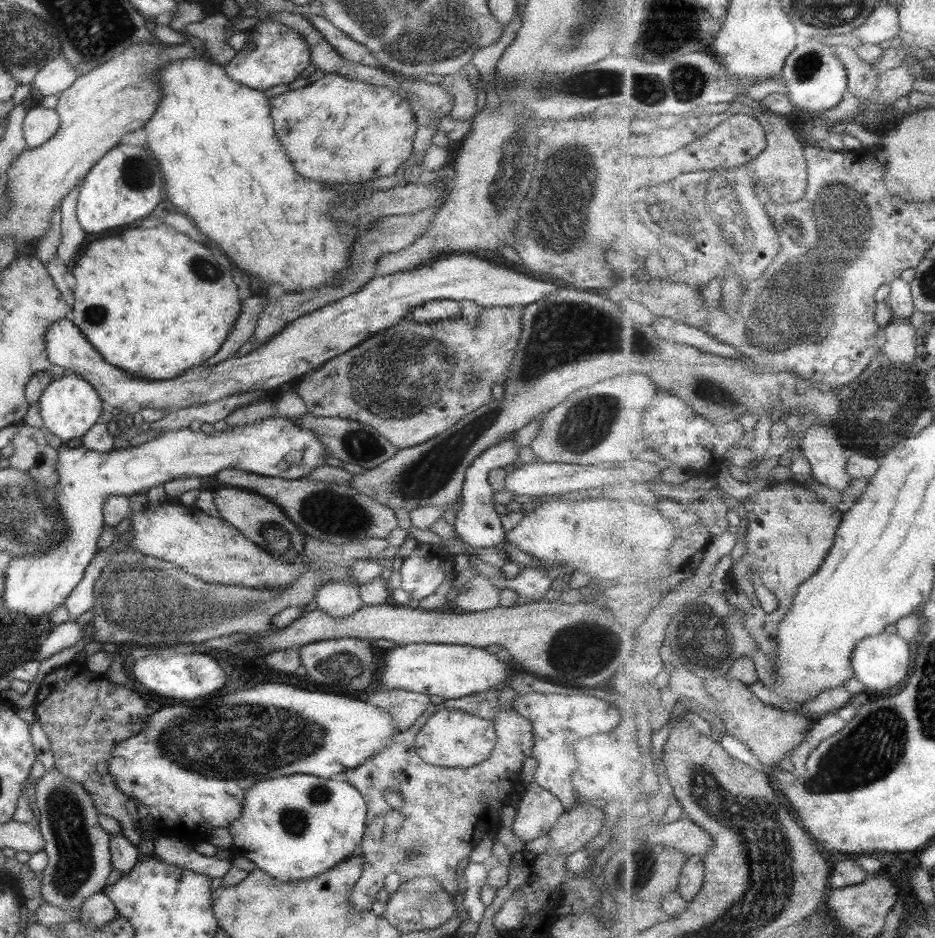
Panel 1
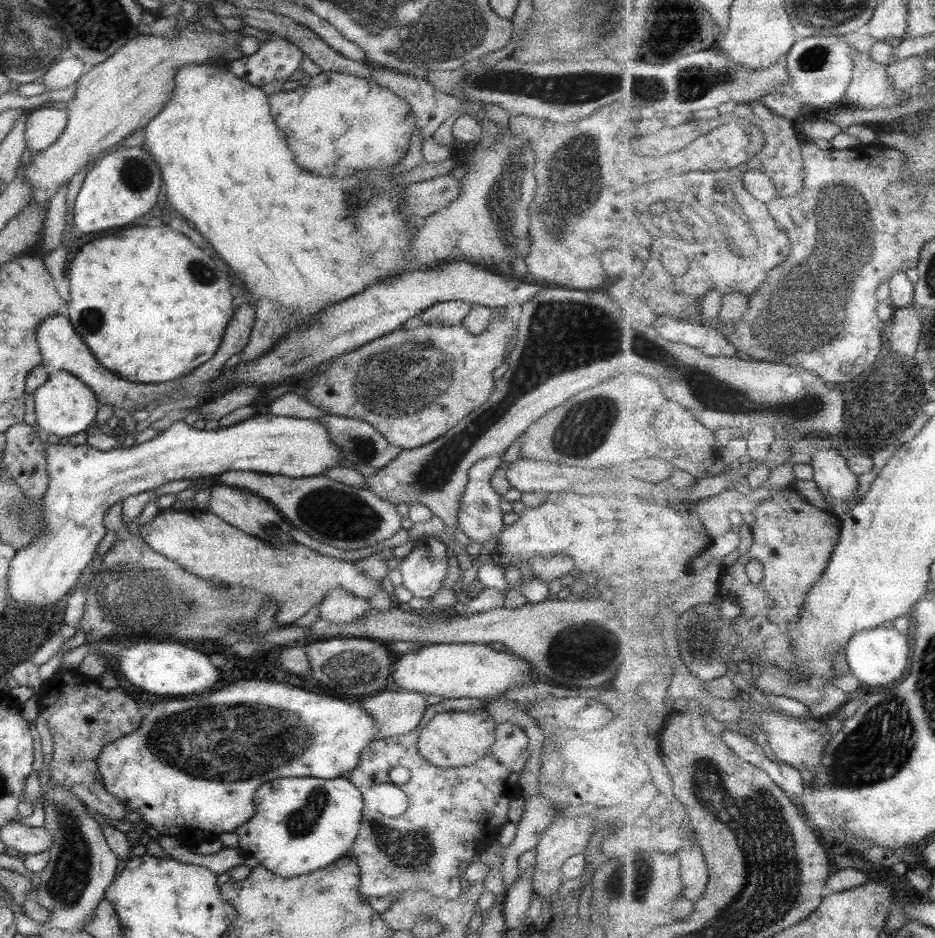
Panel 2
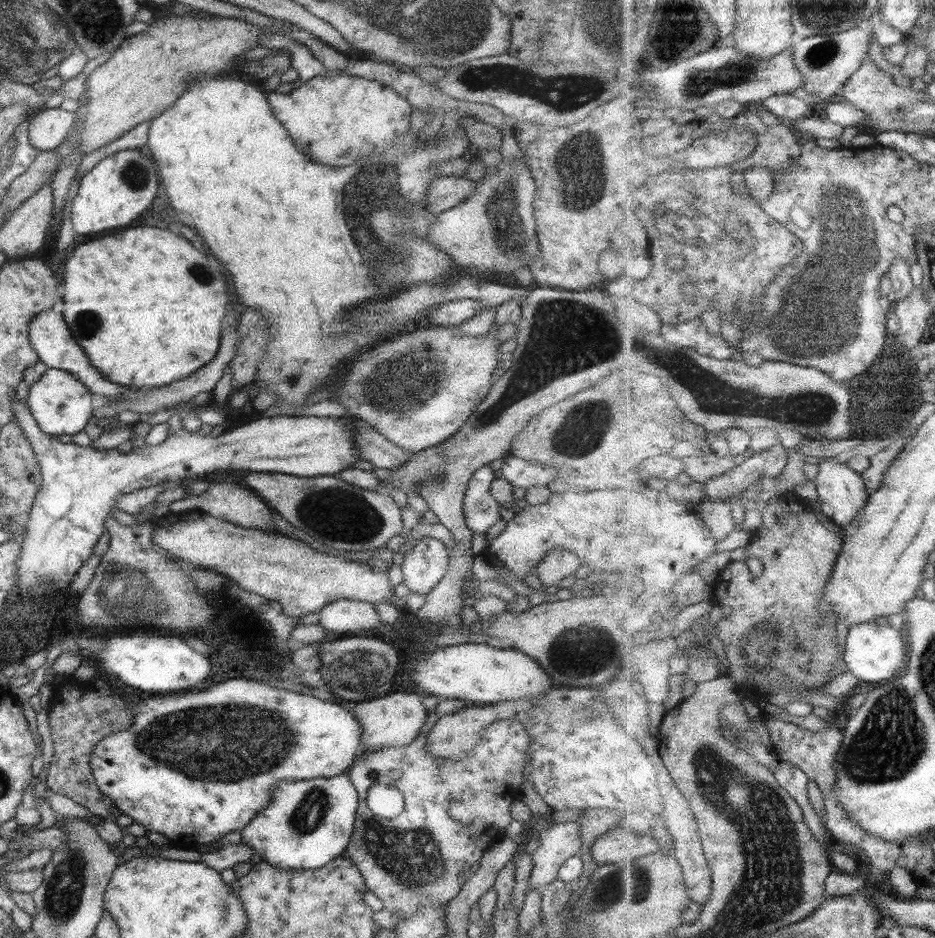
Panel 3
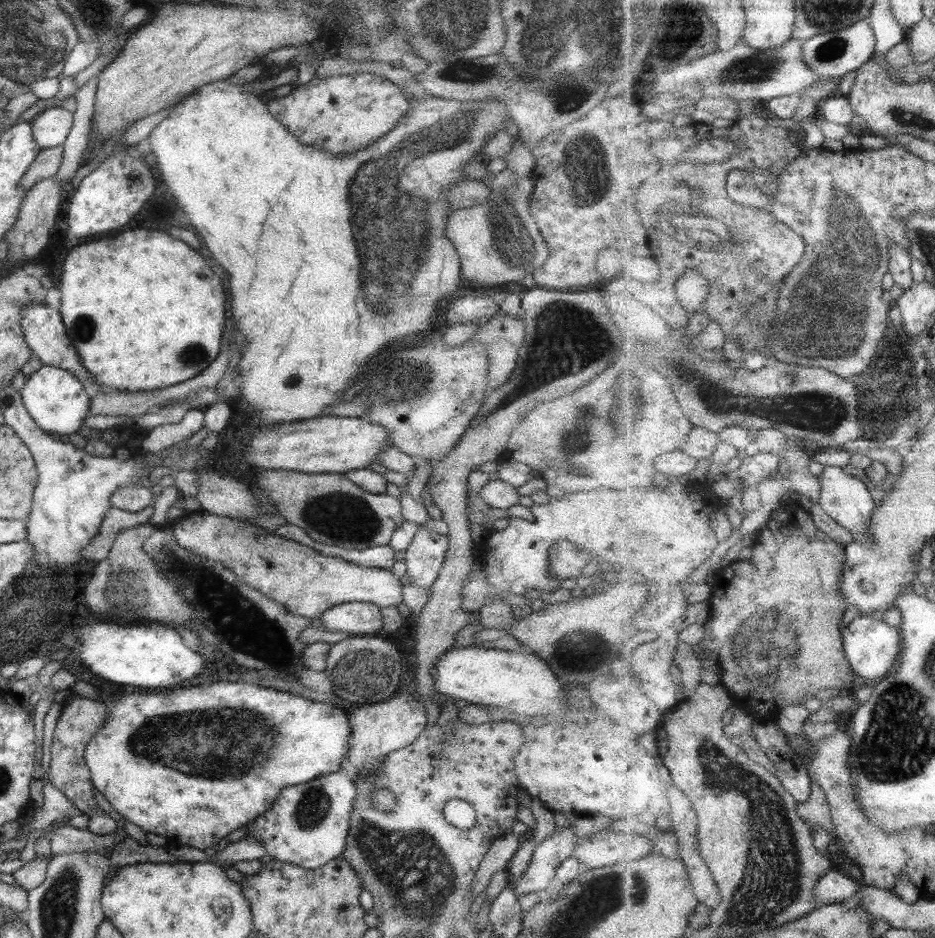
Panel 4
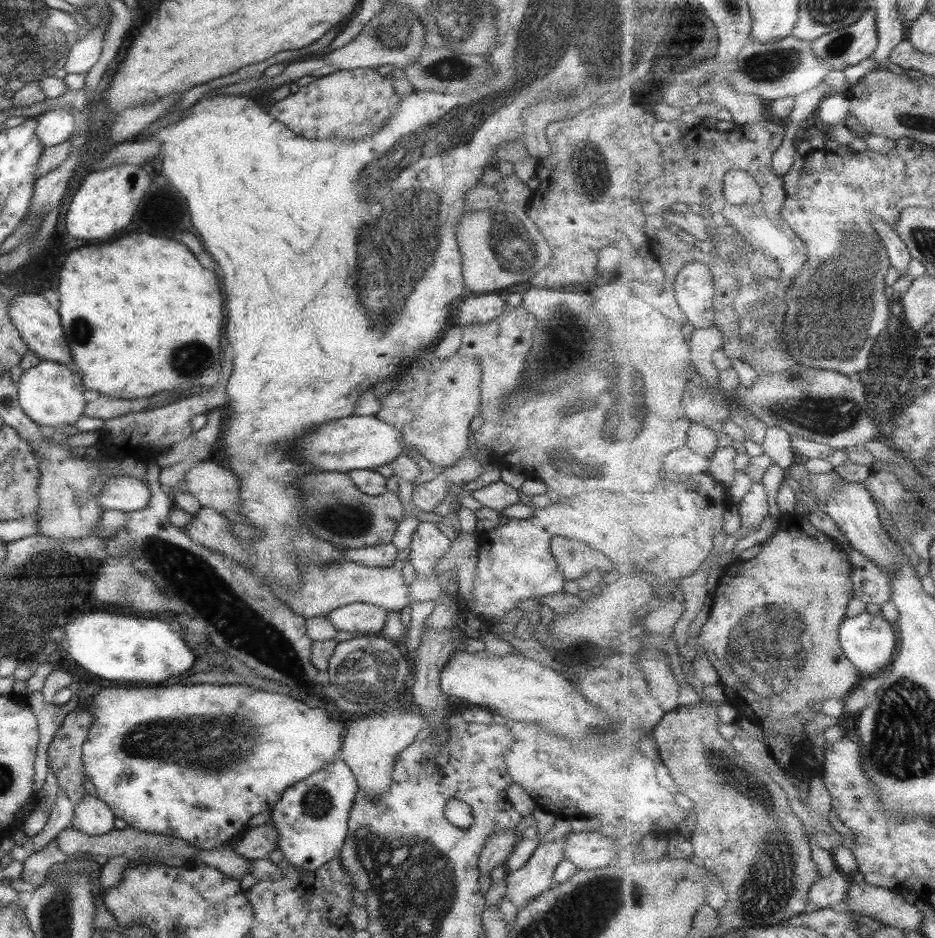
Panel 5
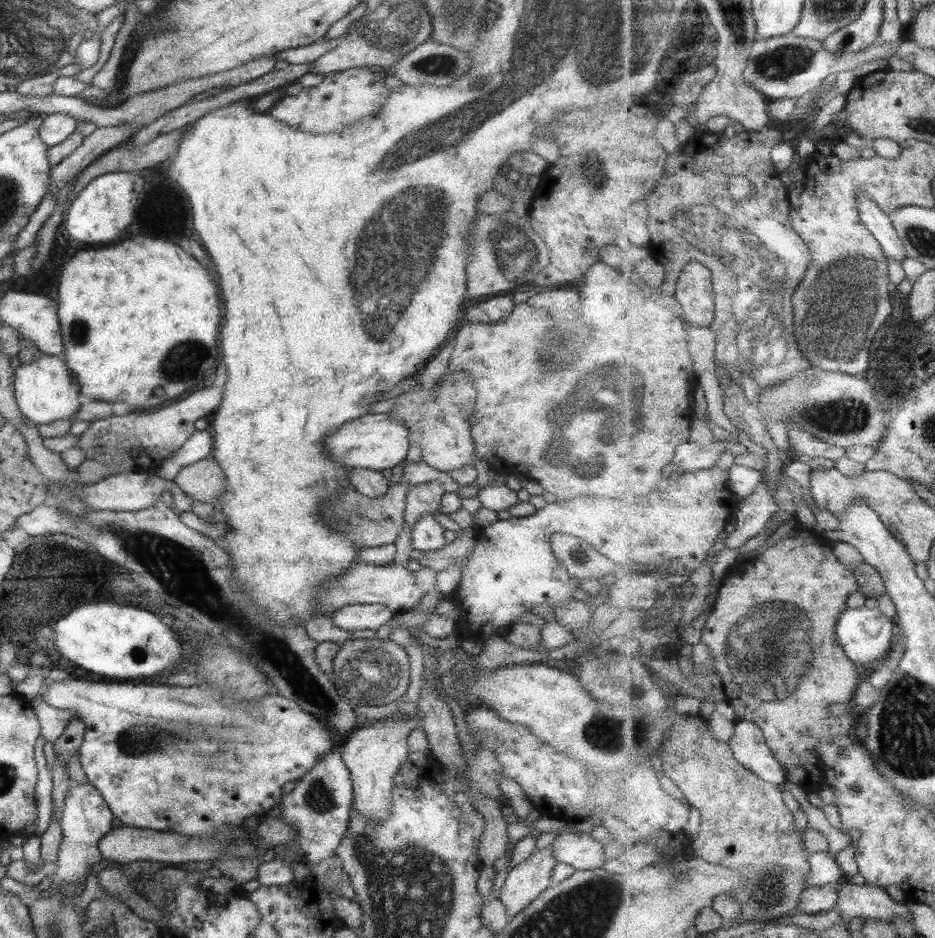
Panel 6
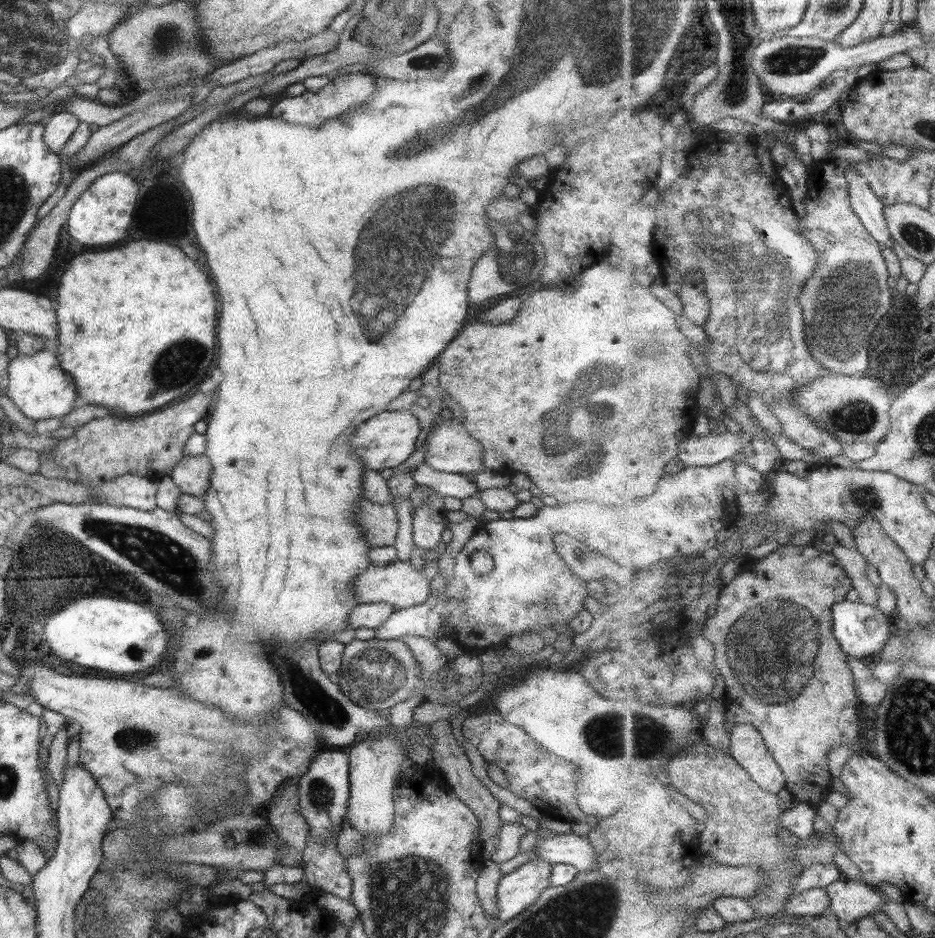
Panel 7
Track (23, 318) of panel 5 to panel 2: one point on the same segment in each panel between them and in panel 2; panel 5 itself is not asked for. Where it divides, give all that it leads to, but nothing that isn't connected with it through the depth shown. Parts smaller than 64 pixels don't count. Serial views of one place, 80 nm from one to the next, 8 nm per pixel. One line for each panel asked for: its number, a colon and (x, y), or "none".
2: (59, 345)
3: (49, 336)
4: (45, 334)

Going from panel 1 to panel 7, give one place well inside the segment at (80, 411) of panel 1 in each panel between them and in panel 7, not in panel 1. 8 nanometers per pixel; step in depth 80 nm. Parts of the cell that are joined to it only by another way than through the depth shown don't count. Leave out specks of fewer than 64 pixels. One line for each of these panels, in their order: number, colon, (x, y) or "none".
2: (64, 406)
3: (60, 404)
4: (55, 399)
5: (50, 394)
6: (45, 390)
7: (38, 386)

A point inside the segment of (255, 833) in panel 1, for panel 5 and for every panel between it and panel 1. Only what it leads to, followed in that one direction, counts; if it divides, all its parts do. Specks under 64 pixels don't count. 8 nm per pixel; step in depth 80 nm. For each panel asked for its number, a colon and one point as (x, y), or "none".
2: (298, 825)
3: (305, 824)
4: (307, 824)
5: (310, 817)

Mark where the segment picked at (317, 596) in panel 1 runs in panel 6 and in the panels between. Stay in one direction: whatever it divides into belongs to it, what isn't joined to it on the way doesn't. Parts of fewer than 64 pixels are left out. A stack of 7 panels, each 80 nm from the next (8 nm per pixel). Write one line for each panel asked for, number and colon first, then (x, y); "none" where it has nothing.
2: (337, 606)
3: (340, 616)
4: (355, 618)
5: (358, 617)
6: (371, 617)

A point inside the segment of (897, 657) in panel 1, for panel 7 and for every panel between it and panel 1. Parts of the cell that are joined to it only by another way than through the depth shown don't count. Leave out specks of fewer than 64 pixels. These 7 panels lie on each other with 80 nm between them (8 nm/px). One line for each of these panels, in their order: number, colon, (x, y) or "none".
2: (878, 656)
3: (875, 652)
4: (873, 647)
5: (868, 639)
6: (866, 635)
7: (862, 630)

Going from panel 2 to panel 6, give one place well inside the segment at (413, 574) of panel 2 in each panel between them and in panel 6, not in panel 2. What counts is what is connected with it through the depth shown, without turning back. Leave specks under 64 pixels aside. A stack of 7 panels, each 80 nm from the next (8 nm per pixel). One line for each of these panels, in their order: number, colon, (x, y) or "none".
3: (423, 566)
4: (424, 556)
5: (428, 544)
6: (426, 535)

